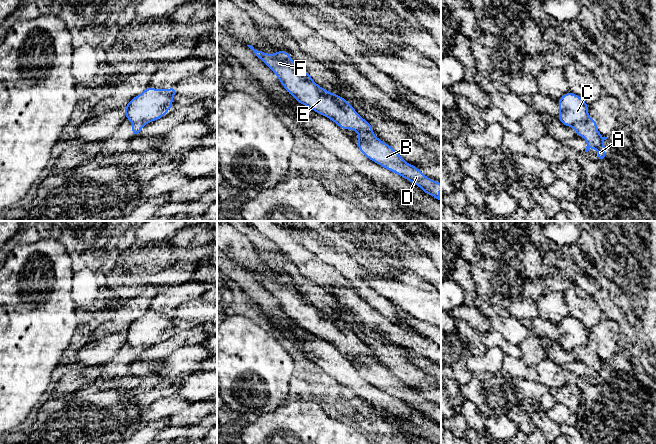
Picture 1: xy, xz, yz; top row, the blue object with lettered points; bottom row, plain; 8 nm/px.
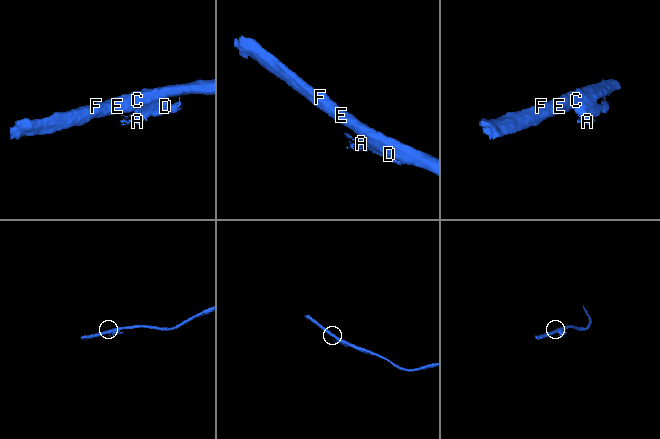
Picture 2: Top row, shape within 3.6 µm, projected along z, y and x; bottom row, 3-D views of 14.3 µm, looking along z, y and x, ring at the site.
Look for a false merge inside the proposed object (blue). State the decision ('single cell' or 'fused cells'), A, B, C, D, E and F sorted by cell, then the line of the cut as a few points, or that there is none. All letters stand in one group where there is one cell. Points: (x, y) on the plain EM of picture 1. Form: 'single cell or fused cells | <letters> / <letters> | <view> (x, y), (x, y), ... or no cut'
fused cells | A B D / C E F | xz (359, 357), (370, 357), (376, 362)

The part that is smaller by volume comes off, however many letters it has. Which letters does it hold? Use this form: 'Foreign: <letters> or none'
Foreign: A, B, D

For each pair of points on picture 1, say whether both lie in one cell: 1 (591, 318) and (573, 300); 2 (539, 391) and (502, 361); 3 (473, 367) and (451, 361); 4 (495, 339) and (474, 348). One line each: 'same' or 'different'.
1: same
2: different
3: different
4: different

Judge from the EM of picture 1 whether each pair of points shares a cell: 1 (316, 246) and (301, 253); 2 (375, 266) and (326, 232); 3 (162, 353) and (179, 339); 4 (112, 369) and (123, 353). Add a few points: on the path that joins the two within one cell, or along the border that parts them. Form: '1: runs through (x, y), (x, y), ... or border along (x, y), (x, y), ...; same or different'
1: border along (290, 234), (298, 243), (327, 263); different
2: runs through (363, 258), (338, 239); same
3: runs through (166, 349), (175, 340); same
4: runs through (116, 365), (123, 357); same

